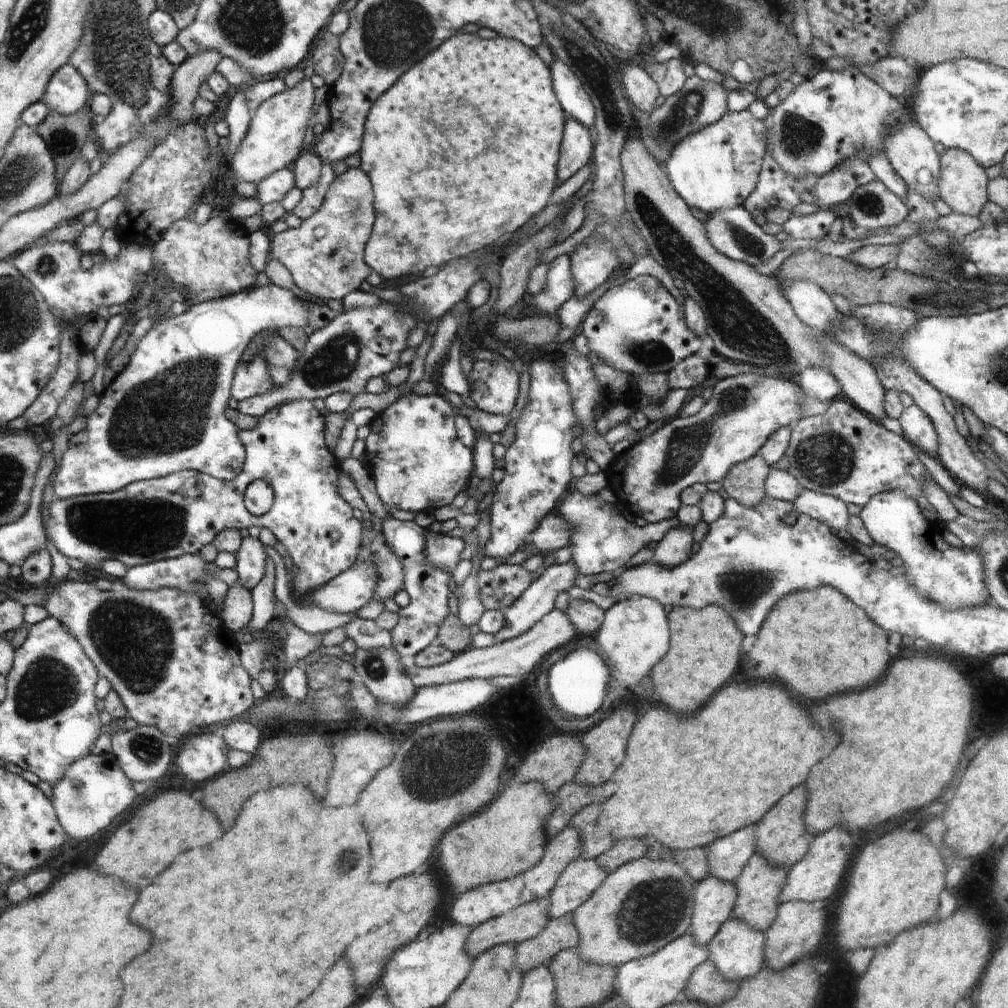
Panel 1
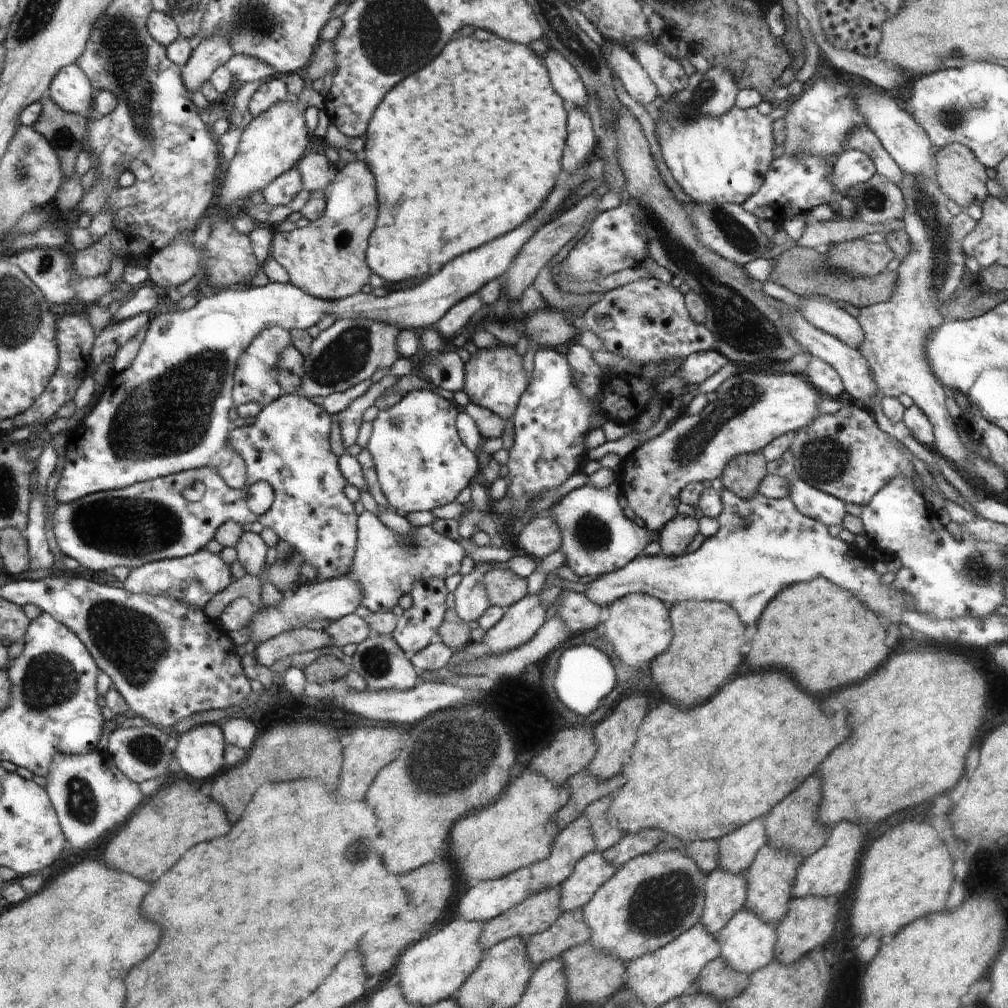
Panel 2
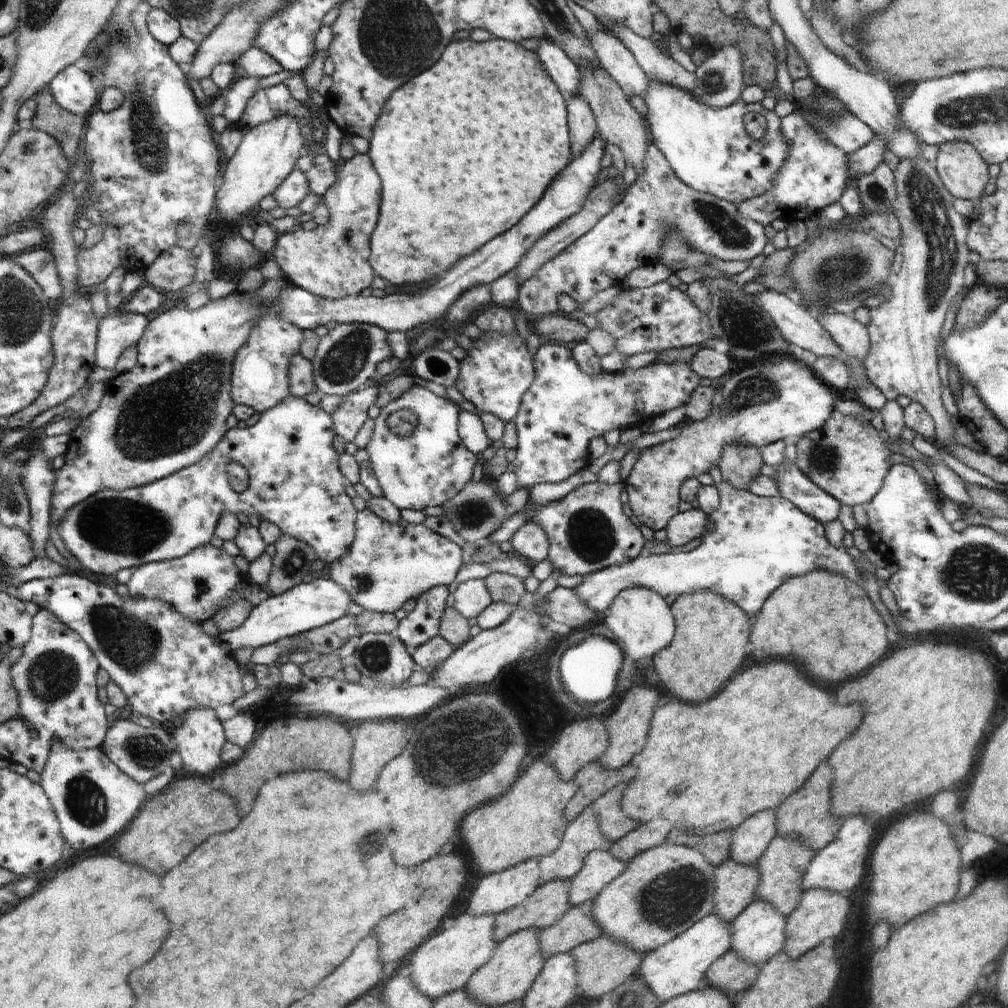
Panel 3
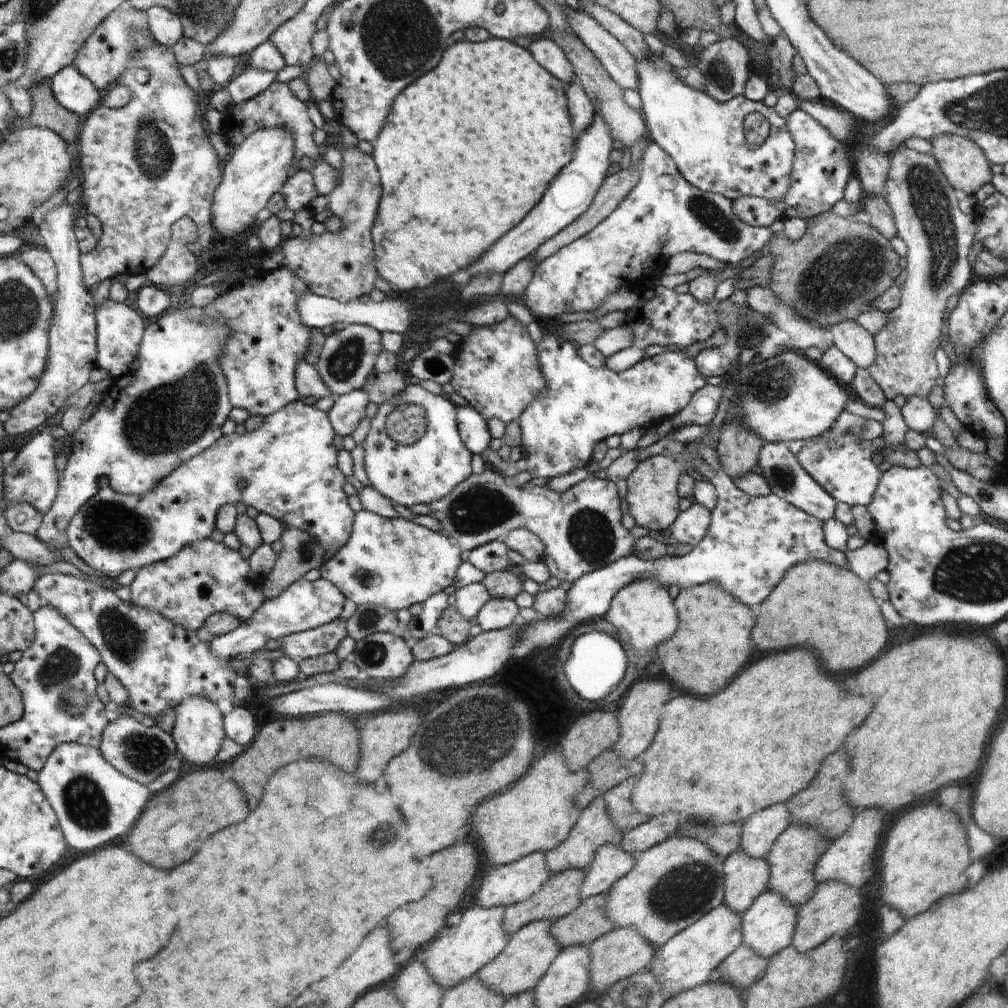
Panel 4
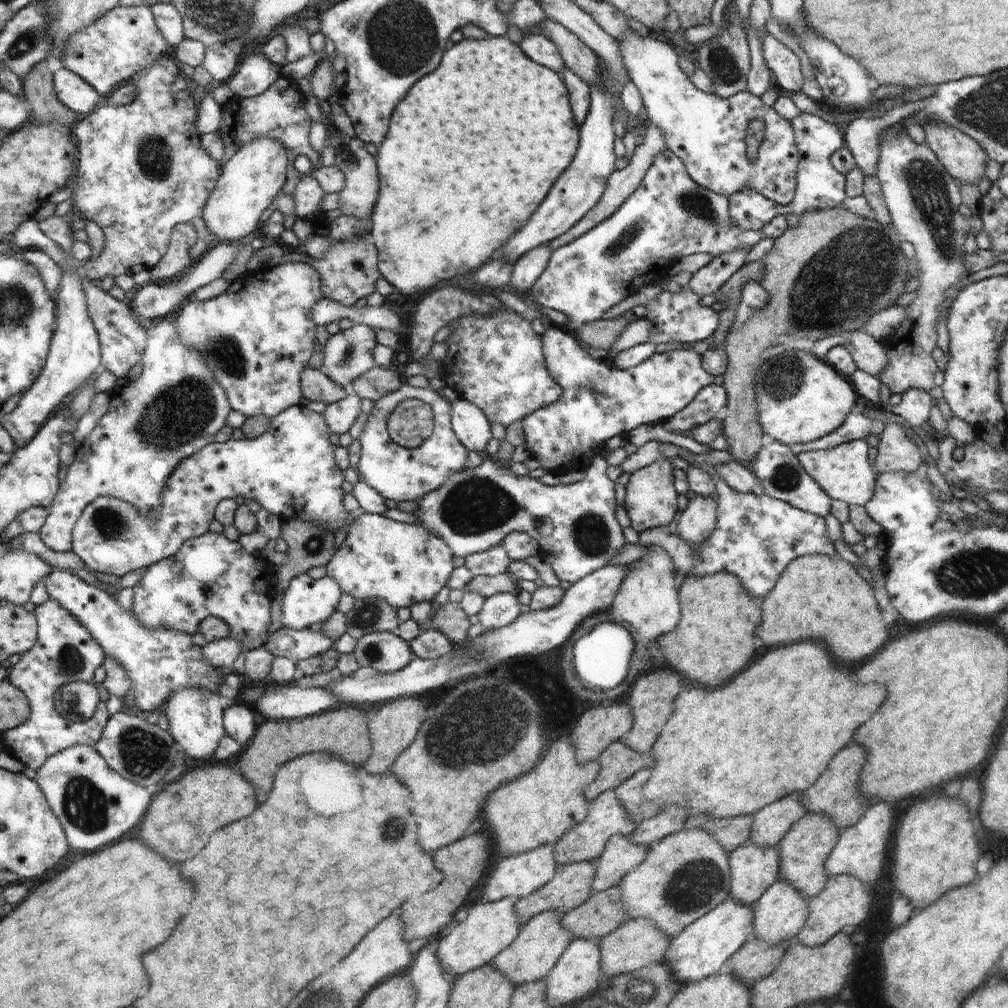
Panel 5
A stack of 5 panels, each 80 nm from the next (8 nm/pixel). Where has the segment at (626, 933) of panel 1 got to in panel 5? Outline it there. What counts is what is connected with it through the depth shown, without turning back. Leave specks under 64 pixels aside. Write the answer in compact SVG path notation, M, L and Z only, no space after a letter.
M685 829L651 842L649 848L645 862L633 868L618 884L623 892L621 903L623 909L629 914L629 918L652 919L659 929L672 938L680 935L689 924L696 922L701 916L708 915L713 908L720 906L729 898L731 892L730 852L712 833L702 829Z

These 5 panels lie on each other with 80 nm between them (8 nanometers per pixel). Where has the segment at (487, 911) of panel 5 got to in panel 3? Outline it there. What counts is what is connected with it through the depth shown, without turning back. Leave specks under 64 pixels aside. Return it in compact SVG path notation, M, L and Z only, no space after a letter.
M468 912L458 916L452 928L440 929L412 952L404 961L402 969L410 972L420 992L428 995L433 1002L439 996L464 989L470 978L498 950L498 942L495 941L495 916L497 915L471 915Z

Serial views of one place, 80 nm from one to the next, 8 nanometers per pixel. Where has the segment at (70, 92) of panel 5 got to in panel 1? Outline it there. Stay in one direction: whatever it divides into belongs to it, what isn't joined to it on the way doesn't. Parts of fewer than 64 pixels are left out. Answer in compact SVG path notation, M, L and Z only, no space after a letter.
M67 63L49 81L42 102L58 114L72 115L86 106L88 88L85 78Z

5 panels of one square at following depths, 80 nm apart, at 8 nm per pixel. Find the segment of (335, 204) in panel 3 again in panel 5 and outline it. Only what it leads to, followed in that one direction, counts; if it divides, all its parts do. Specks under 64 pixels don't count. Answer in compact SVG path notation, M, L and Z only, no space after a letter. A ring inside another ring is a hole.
M328 128L326 144L334 150L334 164L344 173L345 187L340 192L339 208L344 215L368 217L373 211L380 191L380 170L377 161L364 147L364 143L356 136L342 134L340 129ZM366 236L362 241L332 241L332 246L321 260L312 258L312 266L321 276L322 292L326 299L352 307L373 294L374 282L380 278L376 247Z

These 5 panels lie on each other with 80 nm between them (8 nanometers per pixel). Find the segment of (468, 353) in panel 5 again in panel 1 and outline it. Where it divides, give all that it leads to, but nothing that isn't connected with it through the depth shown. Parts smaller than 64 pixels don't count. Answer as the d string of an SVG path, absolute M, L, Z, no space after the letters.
M505 357L498 358L498 360L476 360L473 363L473 370L470 370L467 378L468 394L474 400L474 404L480 410L494 414L508 417L508 414L514 410L516 406L516 398L518 398L518 372L514 370L512 362L508 362Z

